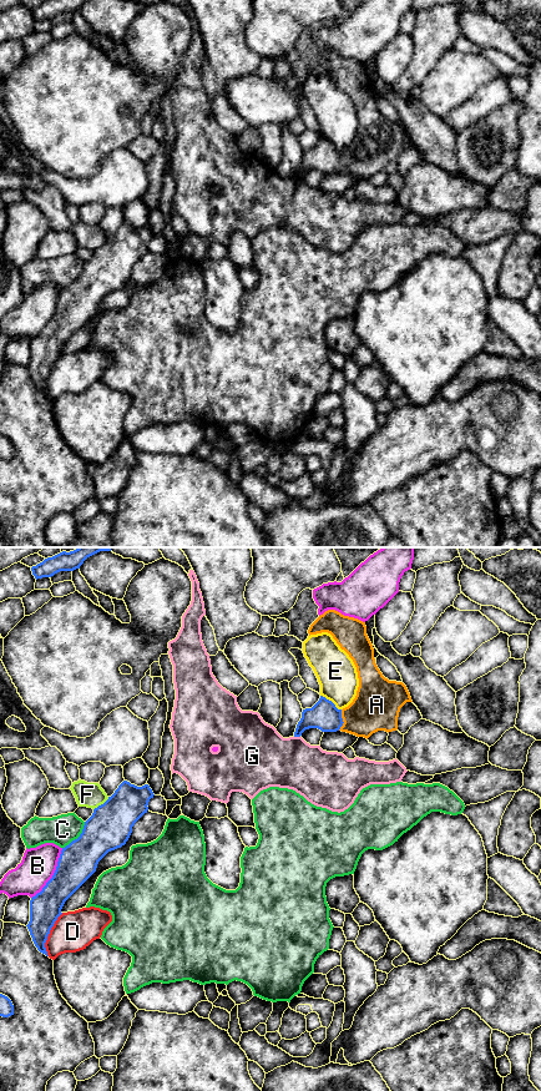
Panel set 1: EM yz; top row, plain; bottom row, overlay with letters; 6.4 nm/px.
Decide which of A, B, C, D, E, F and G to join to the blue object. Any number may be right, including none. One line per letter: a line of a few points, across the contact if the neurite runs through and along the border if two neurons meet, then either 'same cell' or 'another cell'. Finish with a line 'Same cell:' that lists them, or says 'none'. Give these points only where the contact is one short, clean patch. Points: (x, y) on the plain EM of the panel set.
A: line yz (324, 157), (330, 161), (342, 161), (362, 160), (377, 146); same cell
B: another cell
C: another cell
D: another cell
E: another cell
F: line yz (109, 238), (94, 251); another cell
G: another cell
Same cell: A

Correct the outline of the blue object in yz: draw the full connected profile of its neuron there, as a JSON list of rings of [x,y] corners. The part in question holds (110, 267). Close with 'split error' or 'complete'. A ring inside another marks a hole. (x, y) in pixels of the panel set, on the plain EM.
[[[123,222],[115,232],[115,234],[111,238],[108,238],[108,241],[103,246],[93,251],[92,257],[85,263],[85,267],[80,278],[72,282],[65,289],[62,289],[57,303],[57,308],[52,319],[46,324],[42,332],[37,334],[35,338],[32,338],[30,342],[30,363],[26,368],[30,373],[30,377],[32,379],[35,388],[40,394],[49,398],[45,389],[45,384],[47,382],[47,378],[55,363],[62,355],[61,350],[65,343],[96,313],[98,303],[108,293],[121,289],[122,287],[126,286],[126,283],[128,282],[132,274],[132,268],[145,254],[147,254],[148,243],[151,239],[153,239],[153,237],[155,236],[148,226],[137,228],[135,226],[131,226],[127,222]]] | complete

